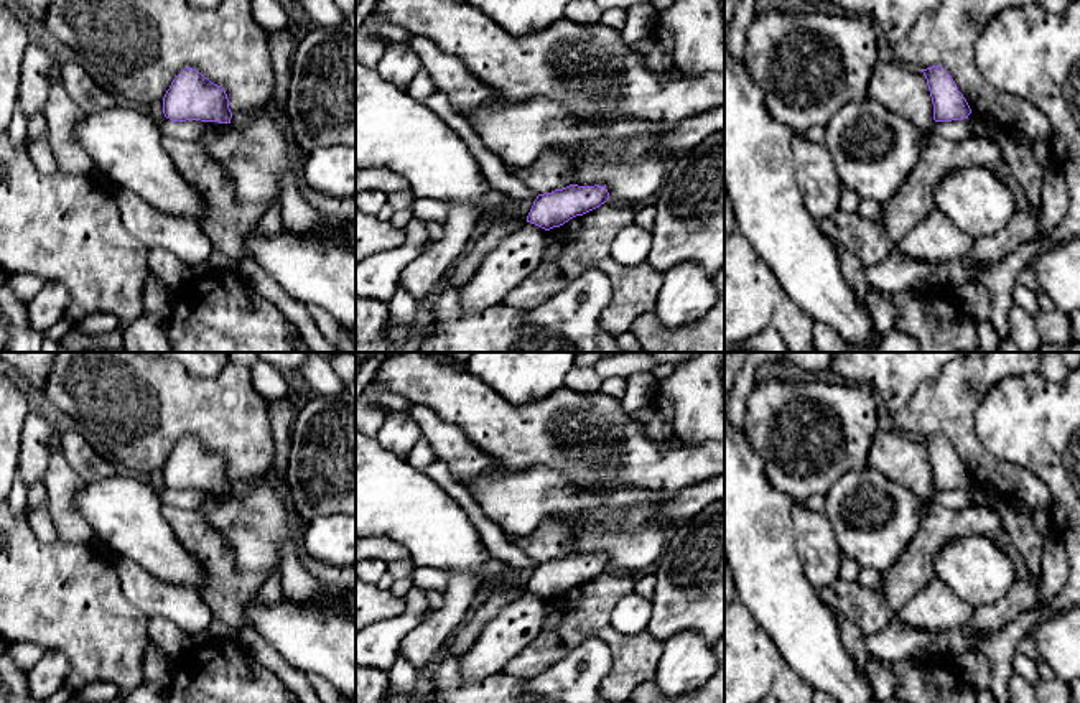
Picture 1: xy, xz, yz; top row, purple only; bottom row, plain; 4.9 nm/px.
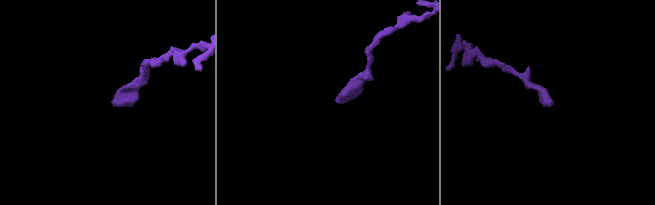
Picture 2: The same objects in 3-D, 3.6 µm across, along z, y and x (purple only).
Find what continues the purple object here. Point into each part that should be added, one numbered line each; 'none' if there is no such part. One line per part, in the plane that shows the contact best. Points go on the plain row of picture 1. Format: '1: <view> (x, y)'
none

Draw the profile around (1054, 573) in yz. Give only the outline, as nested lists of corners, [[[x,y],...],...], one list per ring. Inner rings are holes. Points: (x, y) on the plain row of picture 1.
[[[1050,533],[1045,537],[1042,550],[1042,573],[1039,576],[1039,601],[1050,599],[1065,584],[1068,576],[1068,560],[1062,540]]]

